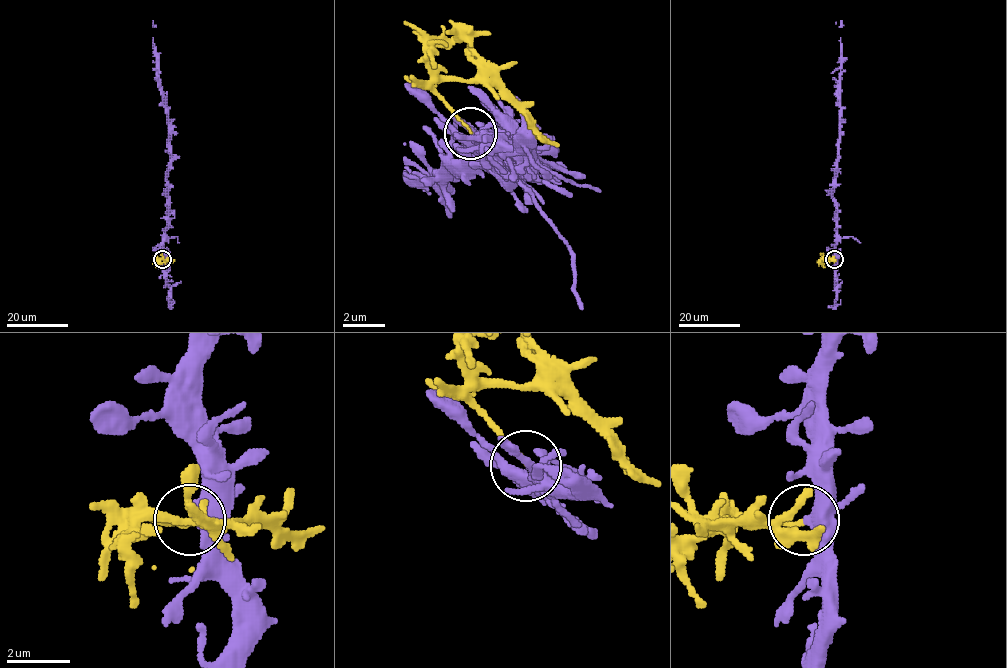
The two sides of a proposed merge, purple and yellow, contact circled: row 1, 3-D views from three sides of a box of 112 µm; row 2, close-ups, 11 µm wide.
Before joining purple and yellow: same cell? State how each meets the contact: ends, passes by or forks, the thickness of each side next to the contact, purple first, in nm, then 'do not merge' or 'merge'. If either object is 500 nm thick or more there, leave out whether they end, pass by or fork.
purple ends; yellow ends; calibres 460 and 150 nm; do not merge

